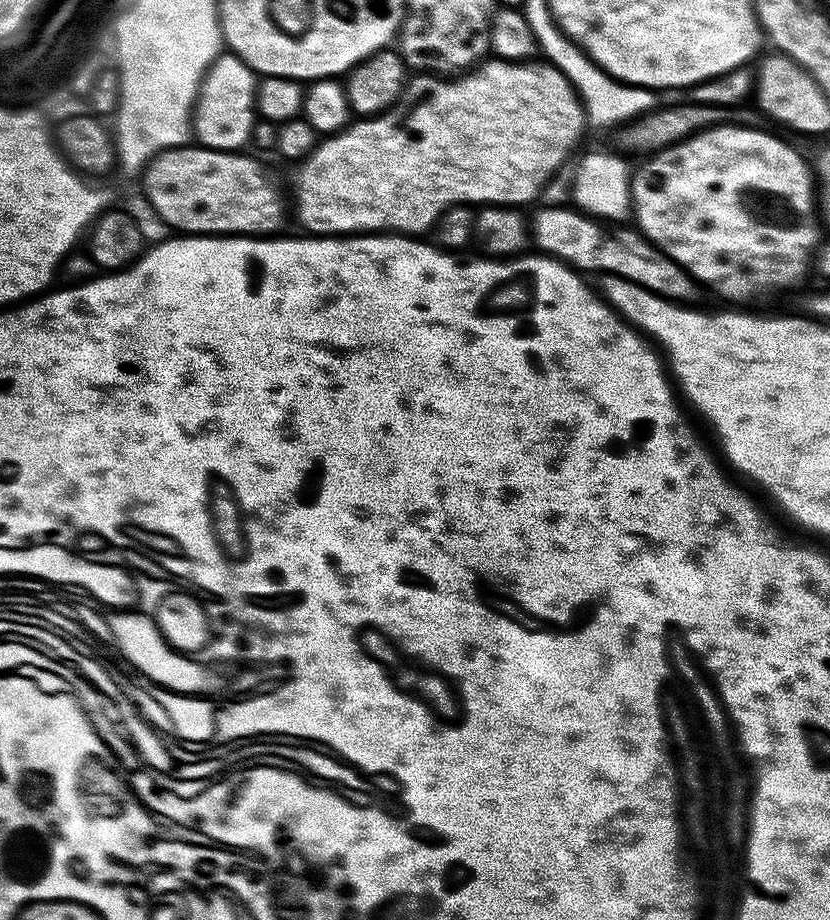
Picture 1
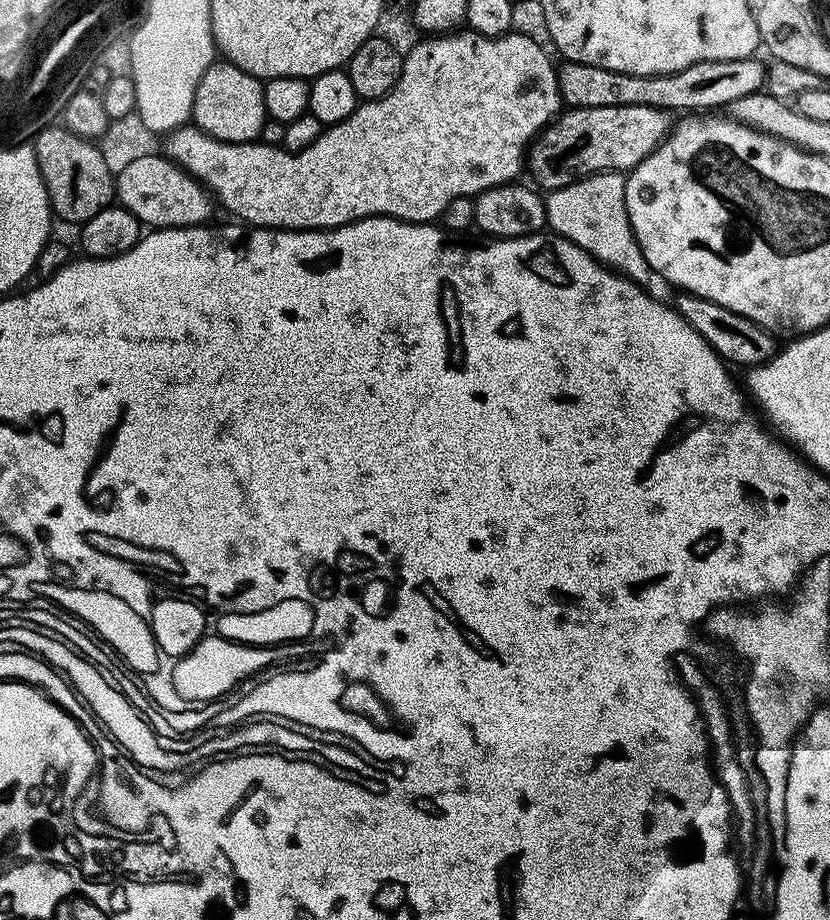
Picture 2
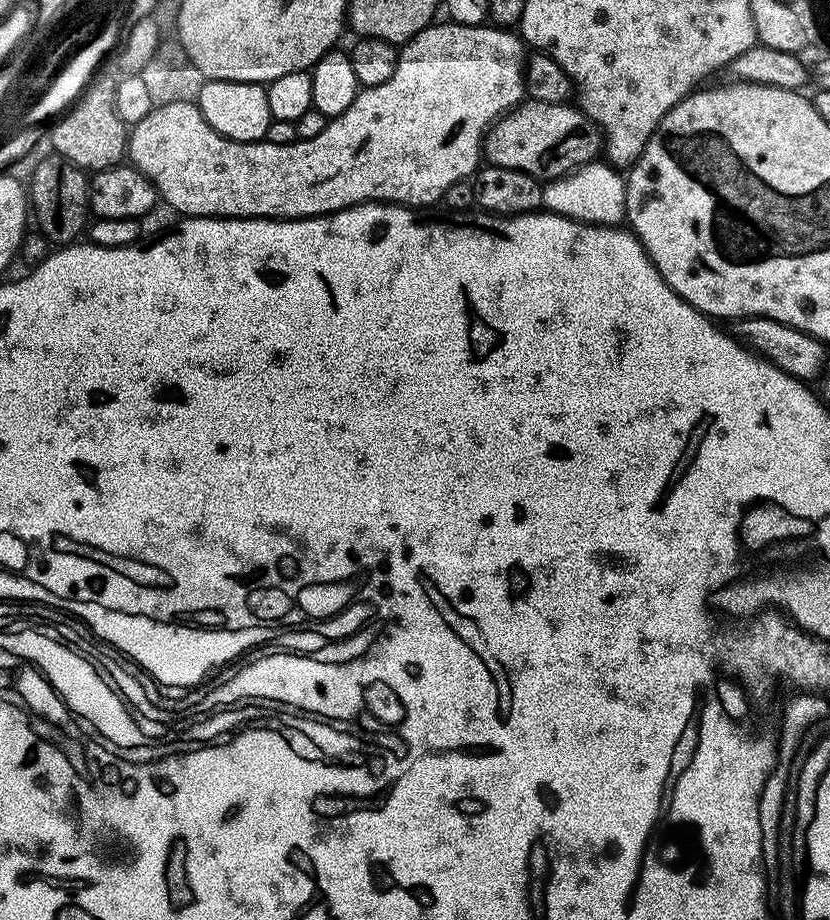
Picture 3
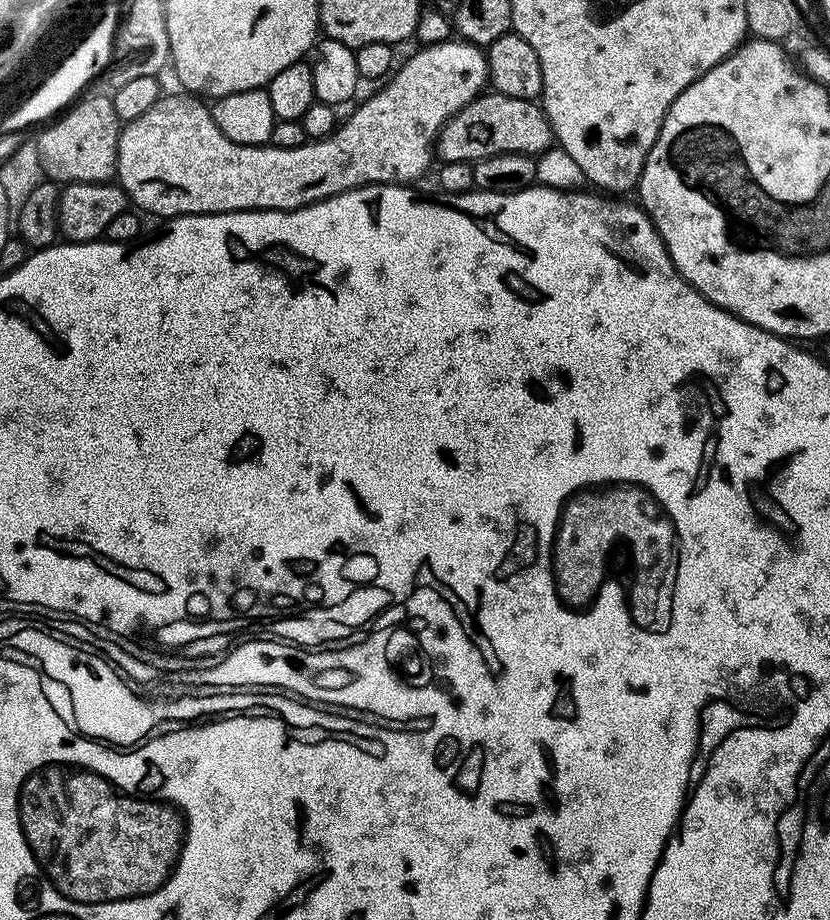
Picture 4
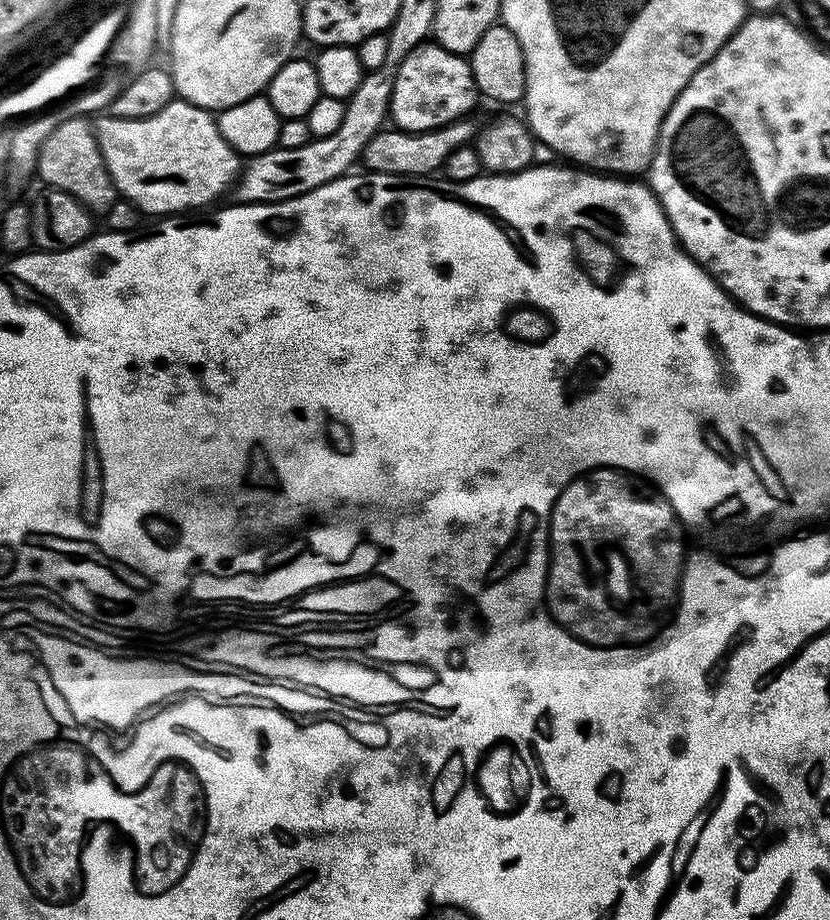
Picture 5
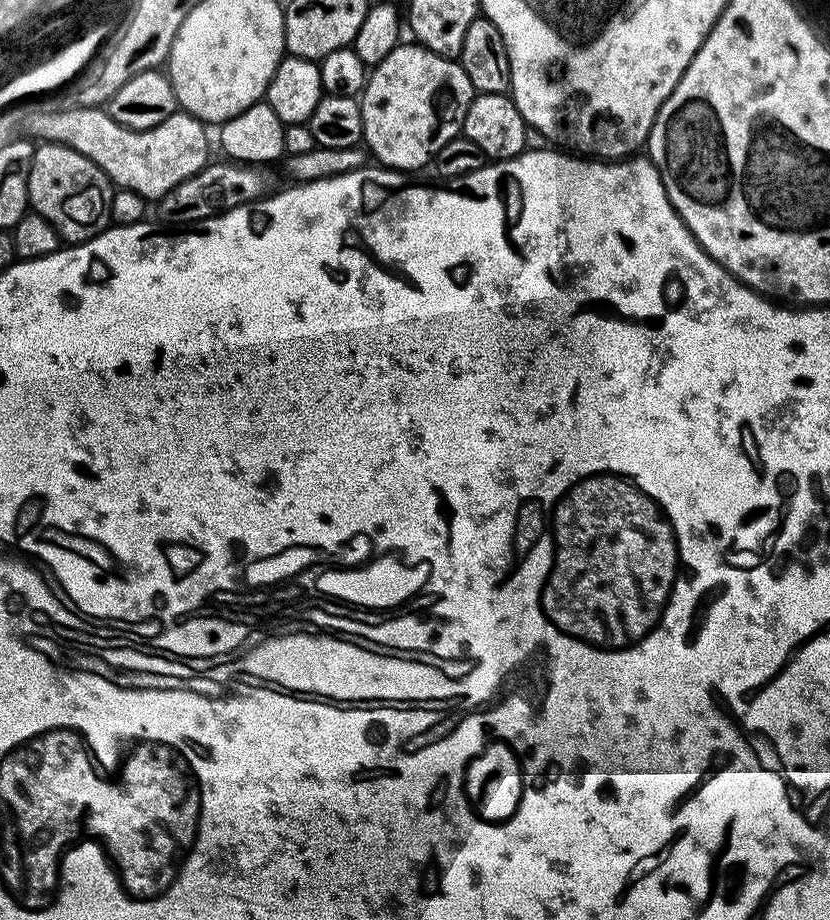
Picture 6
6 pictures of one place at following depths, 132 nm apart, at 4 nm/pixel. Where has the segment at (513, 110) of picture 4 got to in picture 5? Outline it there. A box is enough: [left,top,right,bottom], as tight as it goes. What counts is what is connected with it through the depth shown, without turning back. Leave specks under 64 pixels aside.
[362,119,478,178]

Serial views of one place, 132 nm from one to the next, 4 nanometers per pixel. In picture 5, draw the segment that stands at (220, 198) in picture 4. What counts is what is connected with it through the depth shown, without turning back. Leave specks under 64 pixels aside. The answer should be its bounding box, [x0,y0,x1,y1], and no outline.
[94,98,242,218]

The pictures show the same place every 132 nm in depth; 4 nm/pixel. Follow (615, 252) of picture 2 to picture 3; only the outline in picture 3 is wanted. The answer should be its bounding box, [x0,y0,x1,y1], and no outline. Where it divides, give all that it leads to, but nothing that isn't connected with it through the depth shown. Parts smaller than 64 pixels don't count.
[543,160,626,226]

